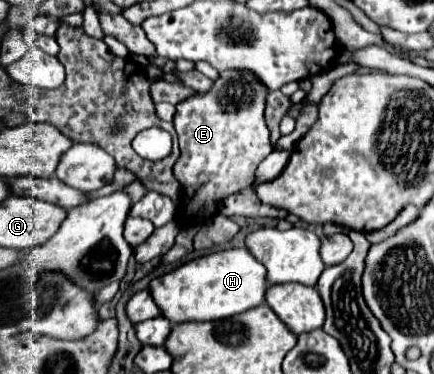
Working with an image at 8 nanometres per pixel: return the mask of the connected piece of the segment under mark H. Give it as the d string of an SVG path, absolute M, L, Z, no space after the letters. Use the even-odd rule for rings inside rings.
M224 249L192 259L176 271L152 279L148 289L152 299L158 303L162 317L172 323L184 323L214 321L244 313L264 303L268 283L266 269L246 249Z

